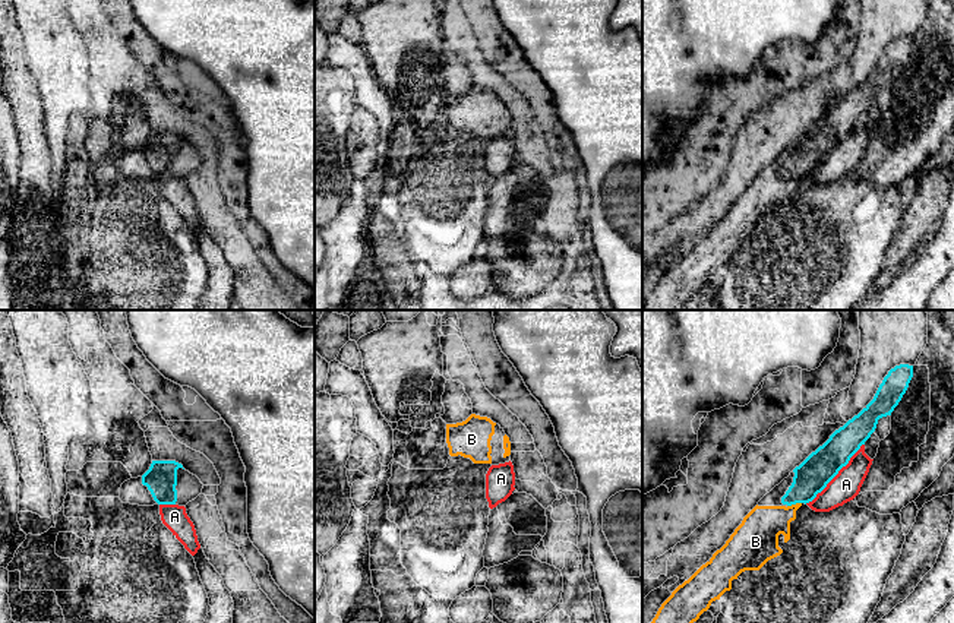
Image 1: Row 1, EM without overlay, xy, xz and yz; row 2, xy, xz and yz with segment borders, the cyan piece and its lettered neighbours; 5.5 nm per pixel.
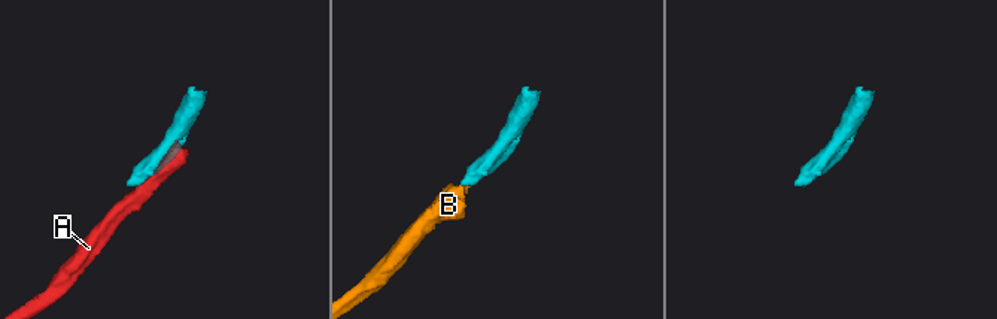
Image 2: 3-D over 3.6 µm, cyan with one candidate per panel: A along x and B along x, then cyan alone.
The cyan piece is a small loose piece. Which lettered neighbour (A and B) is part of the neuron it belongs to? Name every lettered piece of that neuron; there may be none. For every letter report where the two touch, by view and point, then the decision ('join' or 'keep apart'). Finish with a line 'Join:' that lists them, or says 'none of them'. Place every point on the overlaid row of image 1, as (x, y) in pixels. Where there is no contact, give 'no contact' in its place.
A: yz (836, 474) | keep apart
B: yz (793, 503) | join
Join: B

